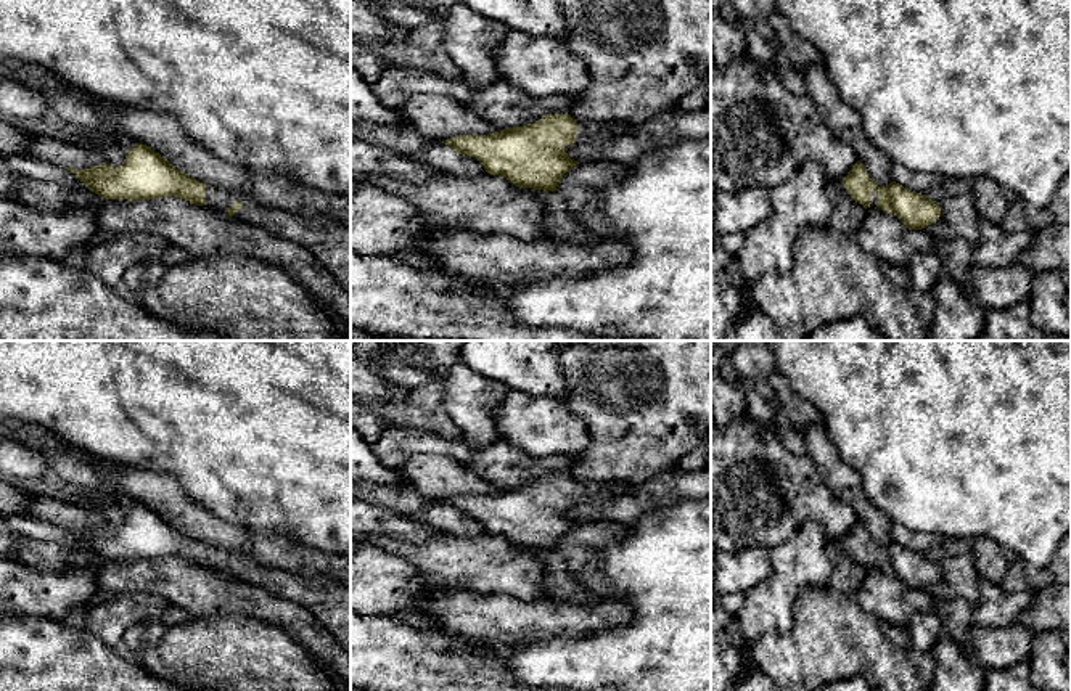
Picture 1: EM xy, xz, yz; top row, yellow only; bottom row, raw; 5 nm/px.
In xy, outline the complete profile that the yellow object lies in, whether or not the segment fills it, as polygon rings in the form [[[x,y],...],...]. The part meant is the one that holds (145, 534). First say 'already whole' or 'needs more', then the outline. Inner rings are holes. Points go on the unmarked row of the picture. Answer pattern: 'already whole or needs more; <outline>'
needs more; [[[143,503],[127,509],[119,527],[103,522],[84,530],[66,529],[103,559],[175,556],[291,599],[304,606],[351,657],[351,588],[330,575],[299,575],[265,566],[244,551],[206,545]]]

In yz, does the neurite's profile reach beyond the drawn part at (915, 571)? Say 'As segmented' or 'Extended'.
Extended

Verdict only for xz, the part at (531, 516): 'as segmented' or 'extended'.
extended

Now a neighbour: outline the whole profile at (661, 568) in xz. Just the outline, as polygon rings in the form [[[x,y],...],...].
[[[683,500],[642,514],[622,540],[597,550],[593,559],[614,590],[608,599],[629,604],[630,619],[592,635],[508,648],[515,680],[572,691],[711,691],[711,500]]]

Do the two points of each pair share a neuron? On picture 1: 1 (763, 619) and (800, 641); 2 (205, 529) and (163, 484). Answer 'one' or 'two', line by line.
1: two
2: one

